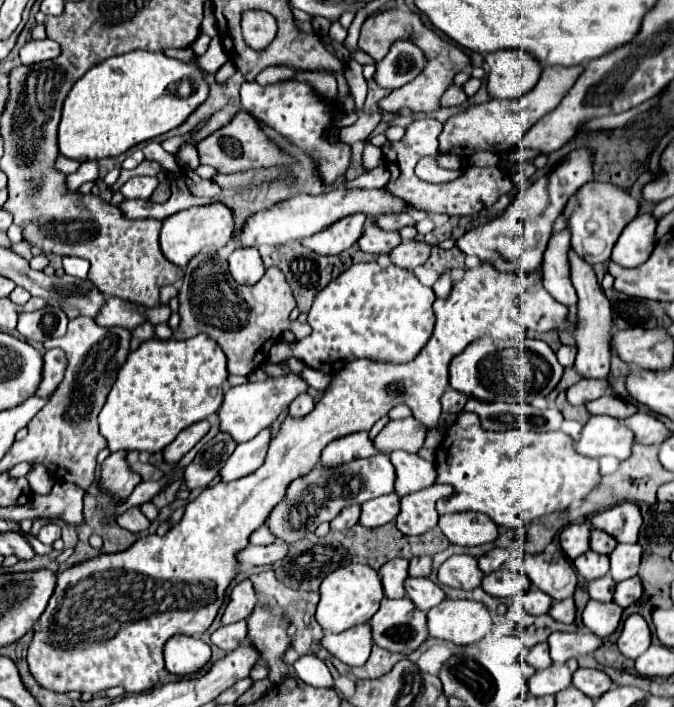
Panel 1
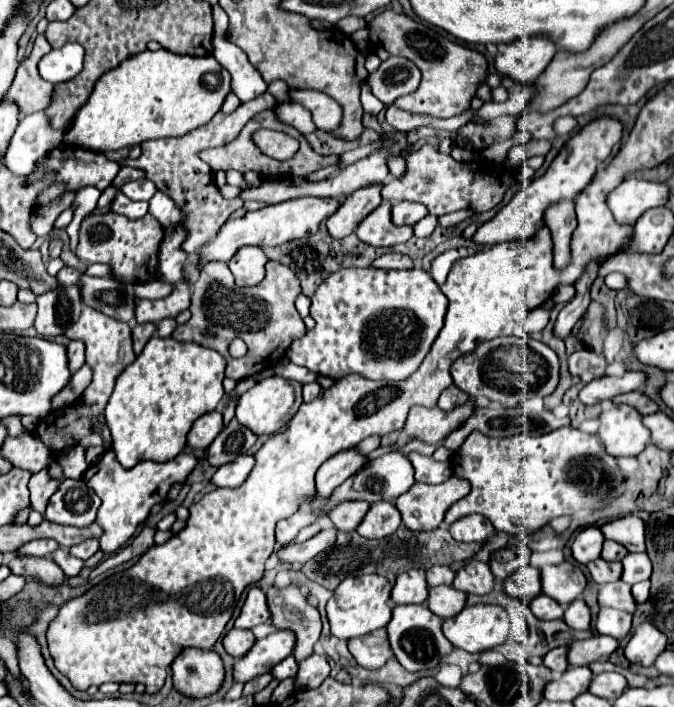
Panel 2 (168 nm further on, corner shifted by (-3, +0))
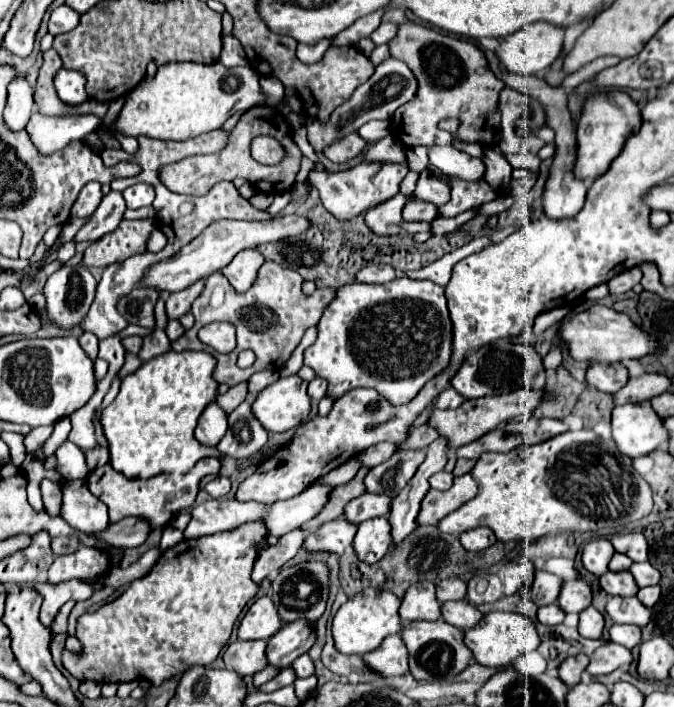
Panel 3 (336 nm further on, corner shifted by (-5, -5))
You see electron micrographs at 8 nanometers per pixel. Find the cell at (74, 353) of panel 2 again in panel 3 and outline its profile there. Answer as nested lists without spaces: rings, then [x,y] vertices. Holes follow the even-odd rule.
[[[85,331],[85,333],[79,337],[79,343],[81,343],[83,351],[87,351],[87,355],[95,361],[95,359],[97,359],[97,343],[99,343],[97,335],[91,333],[91,331]]]

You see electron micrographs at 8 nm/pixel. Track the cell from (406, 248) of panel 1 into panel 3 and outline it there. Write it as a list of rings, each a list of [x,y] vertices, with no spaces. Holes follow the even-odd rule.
[[[369,265],[361,269],[355,277],[357,283],[369,283],[369,285],[381,285],[387,281],[393,281],[397,277],[397,271],[389,265]]]

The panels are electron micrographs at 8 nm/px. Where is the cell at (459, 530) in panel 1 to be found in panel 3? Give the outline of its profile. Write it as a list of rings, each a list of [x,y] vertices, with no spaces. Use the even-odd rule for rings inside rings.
[[[477,527],[477,529],[471,529],[467,533],[461,533],[459,539],[467,551],[483,551],[497,541],[495,533],[487,527]]]

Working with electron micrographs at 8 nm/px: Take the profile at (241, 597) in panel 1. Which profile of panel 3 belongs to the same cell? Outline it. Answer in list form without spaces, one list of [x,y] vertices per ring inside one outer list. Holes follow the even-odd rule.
[[[259,597],[239,625],[239,639],[253,641],[253,639],[269,639],[283,627],[283,621],[269,597]]]

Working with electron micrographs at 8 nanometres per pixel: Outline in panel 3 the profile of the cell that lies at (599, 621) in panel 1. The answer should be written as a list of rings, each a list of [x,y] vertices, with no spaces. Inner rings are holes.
[[[613,625],[609,629],[609,635],[611,635],[611,641],[613,643],[619,643],[627,649],[633,649],[635,645],[641,643],[641,629],[639,627],[633,627],[633,625]]]

